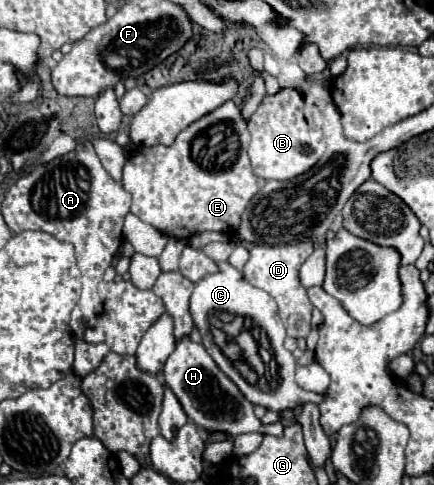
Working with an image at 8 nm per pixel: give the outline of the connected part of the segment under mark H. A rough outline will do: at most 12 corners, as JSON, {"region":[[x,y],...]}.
{"region":[[183,336],[163,366],[165,384],[203,430],[283,436]]}

